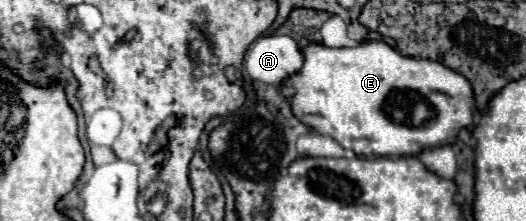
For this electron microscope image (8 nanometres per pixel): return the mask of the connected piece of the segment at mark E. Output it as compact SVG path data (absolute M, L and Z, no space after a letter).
M363 40L353 48L329 48L323 44L309 44L301 48L303 52L303 66L301 70L297 70L293 76L287 76L281 80L283 86L293 88L293 96L291 96L291 112L293 116L311 126L317 134L325 134L329 138L333 138L339 146L343 146L345 150L353 150L355 154L375 154L375 156L413 156L419 154L423 148L427 146L441 146L441 144L451 144L457 136L457 132L465 126L471 124L471 116L475 110L475 100L473 100L473 90L469 88L469 82L465 80L465 76L457 76L457 72L453 72L451 68L445 68L439 62L431 62L425 58L409 58L409 56L401 56L397 50L393 50L389 44L385 42L377 42L377 40Z

